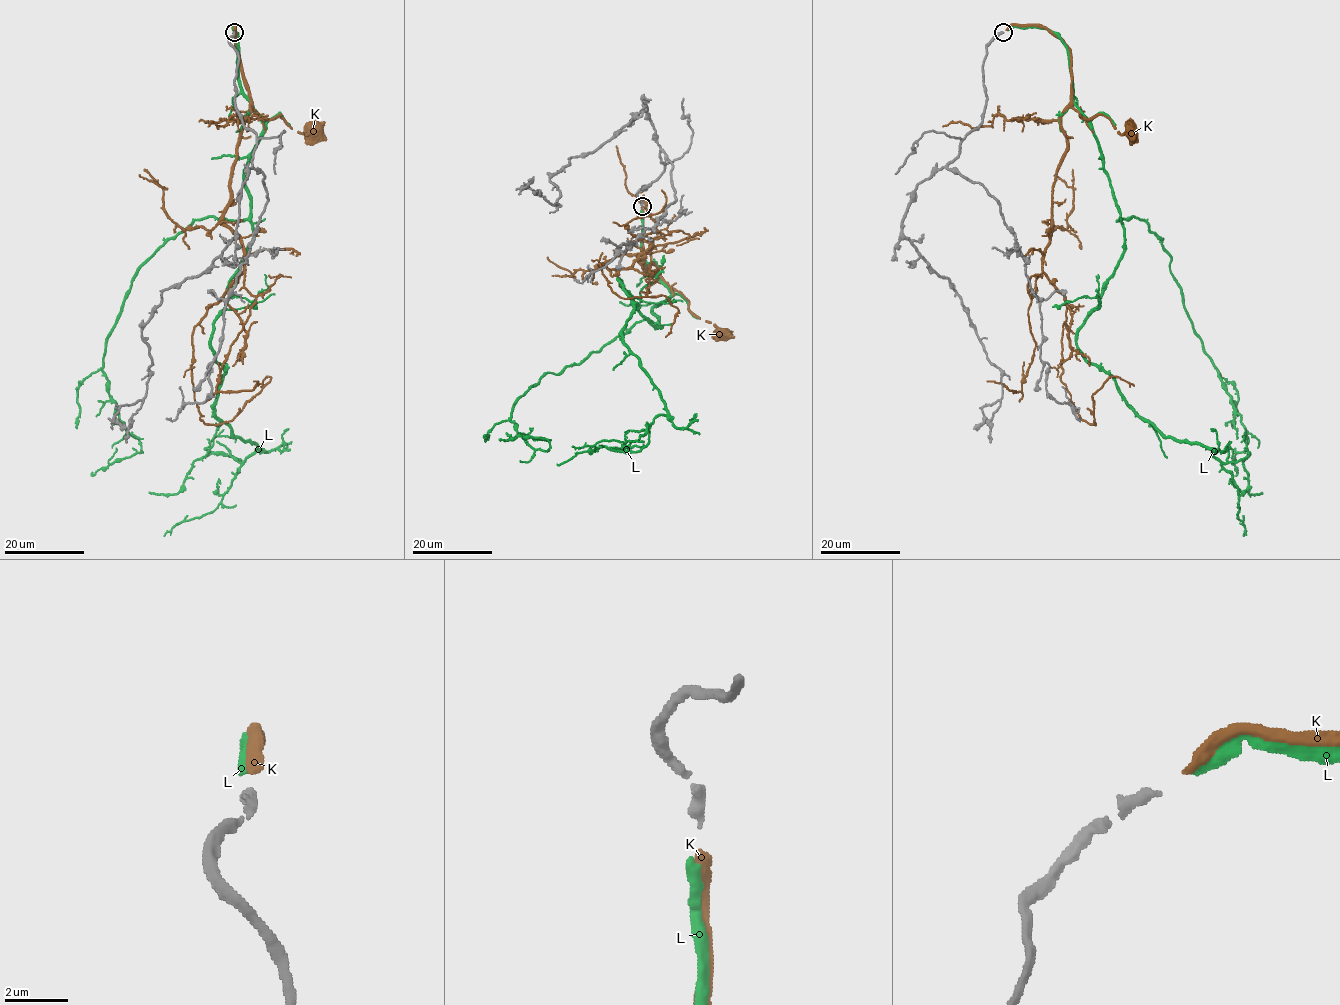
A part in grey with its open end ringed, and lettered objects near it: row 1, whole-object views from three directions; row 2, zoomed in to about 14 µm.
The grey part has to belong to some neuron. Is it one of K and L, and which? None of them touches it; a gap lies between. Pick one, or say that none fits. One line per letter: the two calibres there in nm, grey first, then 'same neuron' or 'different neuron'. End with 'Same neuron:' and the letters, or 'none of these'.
K: 340 nm thick on the grey side, 360 nm on the other; different neuron
L: 340 nm thick on the grey side, 360 nm on the other; same neuron
Same neuron: L

